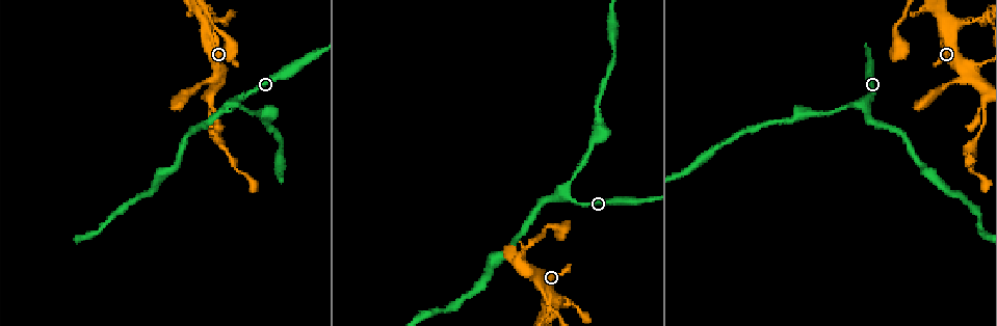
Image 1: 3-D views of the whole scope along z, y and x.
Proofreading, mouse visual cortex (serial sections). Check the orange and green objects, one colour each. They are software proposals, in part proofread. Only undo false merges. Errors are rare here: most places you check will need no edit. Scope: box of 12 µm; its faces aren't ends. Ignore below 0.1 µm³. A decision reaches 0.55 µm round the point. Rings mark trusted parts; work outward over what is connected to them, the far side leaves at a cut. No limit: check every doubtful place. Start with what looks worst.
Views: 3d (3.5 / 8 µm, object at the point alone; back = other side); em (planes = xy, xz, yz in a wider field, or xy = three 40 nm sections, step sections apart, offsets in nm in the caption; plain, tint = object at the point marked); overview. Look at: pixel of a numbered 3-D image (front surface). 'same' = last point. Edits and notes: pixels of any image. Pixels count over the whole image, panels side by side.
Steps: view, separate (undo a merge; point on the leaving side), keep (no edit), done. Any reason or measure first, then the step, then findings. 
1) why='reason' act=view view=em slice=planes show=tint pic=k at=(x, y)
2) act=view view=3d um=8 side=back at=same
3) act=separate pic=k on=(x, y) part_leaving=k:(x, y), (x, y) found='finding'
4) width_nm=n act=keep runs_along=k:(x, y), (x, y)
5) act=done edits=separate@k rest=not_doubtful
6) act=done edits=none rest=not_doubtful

why='sharp bend' act=view view=3d um=3.5 side=back pic=1 at=(215, 80)

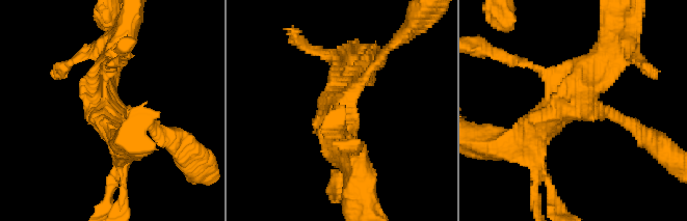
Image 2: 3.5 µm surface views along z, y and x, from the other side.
arms=4 arm_widths_nm=150,200,350,400 why='now the EM' act=view view=em slice=xy step=1 show=tint pic=2 at=(347, 95)

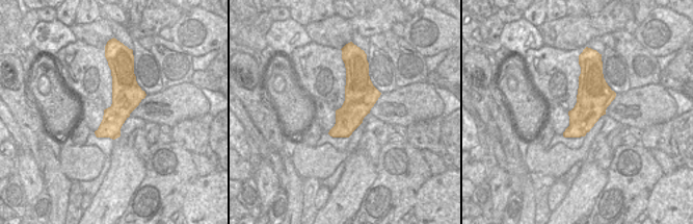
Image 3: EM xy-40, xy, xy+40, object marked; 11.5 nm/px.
act=keep runs_along=2:(113, 53), (110, 104), (155, 129) found='all the same cell'

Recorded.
why='sharp bend' act=view view=3d um=8 pic=1 at=(537, 281)

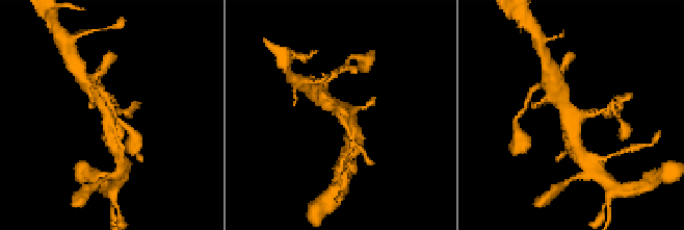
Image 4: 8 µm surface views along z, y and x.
act=view view=em slice=xy step=2 show=tint pic=4 at=(572, 122)

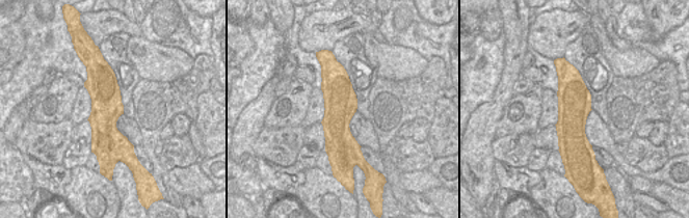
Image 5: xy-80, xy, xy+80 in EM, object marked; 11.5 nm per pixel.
arms=3 arm_widths_nm=150,350,350 act=keep runs_along=4:(116, 150), (107, 110), (97, 97) found='continuous, no second cell'

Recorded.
why='three-way junction' act=view view=em slice=xy step=5 show=tint pic=1 at=(549, 309)

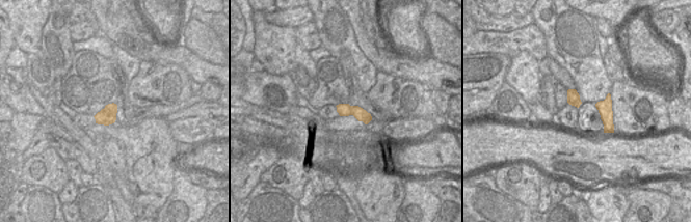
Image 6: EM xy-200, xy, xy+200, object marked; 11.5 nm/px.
why='wider look' act=view view=3d um=3.5 at=same

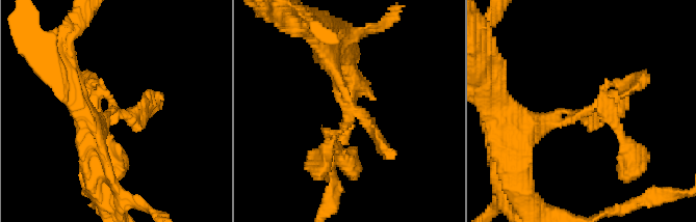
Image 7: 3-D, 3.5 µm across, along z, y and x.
act=keep runs_along=6:(339, 107), (355, 110), (368, 118) found='all the same cell'

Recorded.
why='two arms in line, one across' act=view view=3d um=8 pic=1 at=(565, 196)

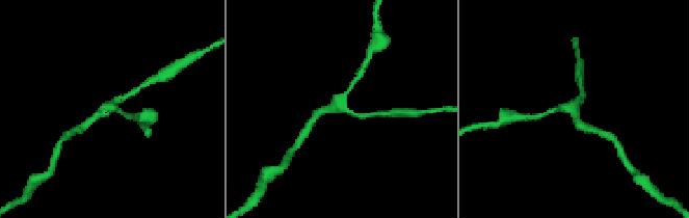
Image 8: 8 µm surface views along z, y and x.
act=view view=3d um=3.5 pic=8 at=(342, 108)

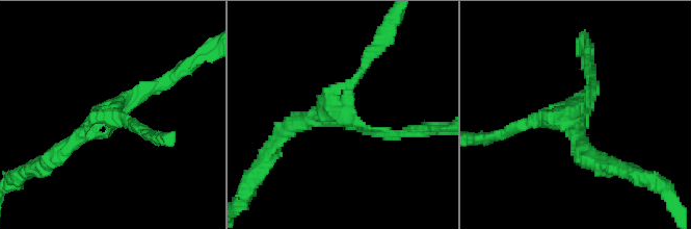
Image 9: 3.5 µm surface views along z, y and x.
arms=3 act=keep runs_along=9:(163, 80), (122, 99), (54, 153) found='continuous, no second cell'

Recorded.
act=done edits=none rest=not_doubtful

